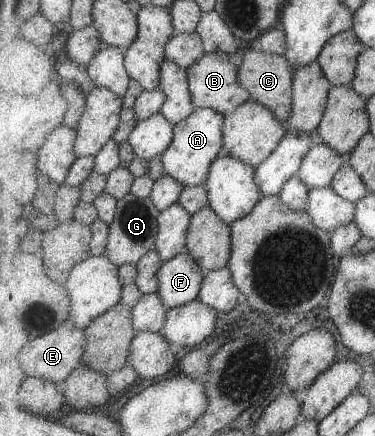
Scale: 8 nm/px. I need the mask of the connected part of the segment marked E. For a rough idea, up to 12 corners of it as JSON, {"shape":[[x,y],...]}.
{"shape":[[73,322],[31,340],[26,377],[57,386],[83,365],[88,346]]}

